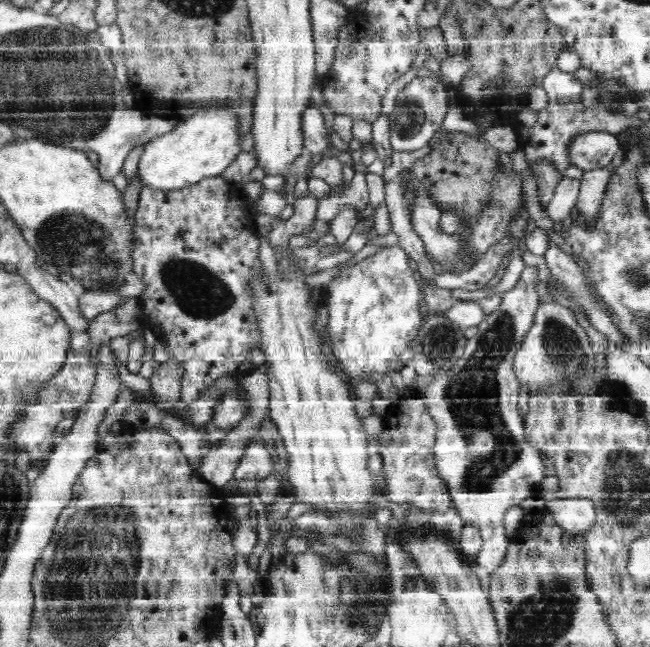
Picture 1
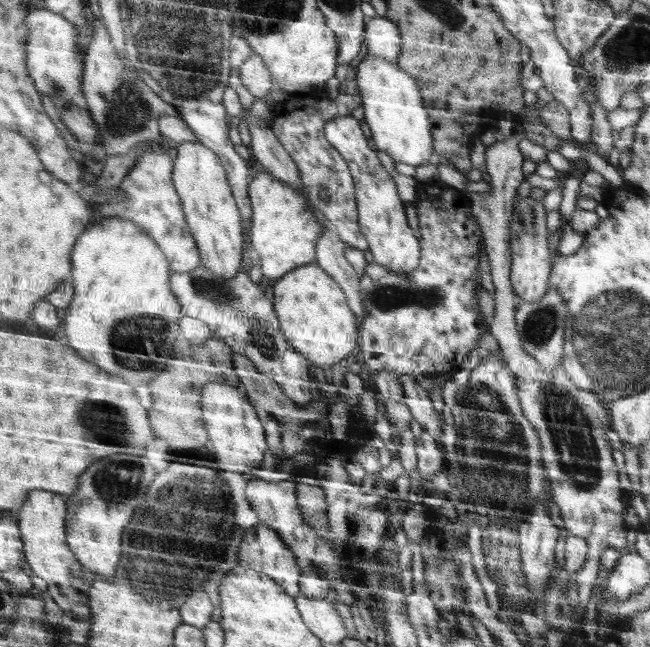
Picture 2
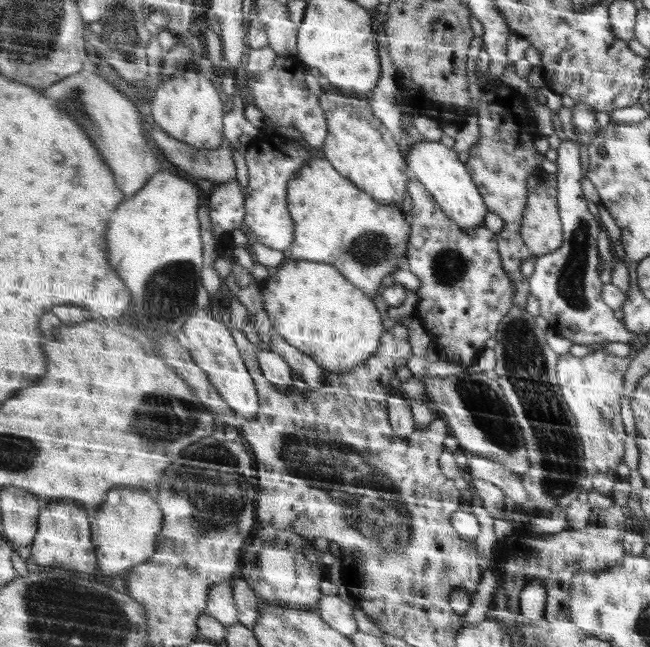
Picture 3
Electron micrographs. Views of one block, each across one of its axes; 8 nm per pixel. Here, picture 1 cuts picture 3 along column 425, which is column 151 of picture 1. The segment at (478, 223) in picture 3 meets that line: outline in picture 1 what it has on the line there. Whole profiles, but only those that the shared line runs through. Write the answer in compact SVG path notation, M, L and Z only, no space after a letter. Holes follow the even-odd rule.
M210 106L198 110L192 118L176 122L176 128L164 136L156 136L144 144L144 154L140 158L140 182L142 186L152 186L158 190L178 190L200 182L202 178L212 178L224 172L240 154L240 144L244 136L240 132L240 118L228 106Z

